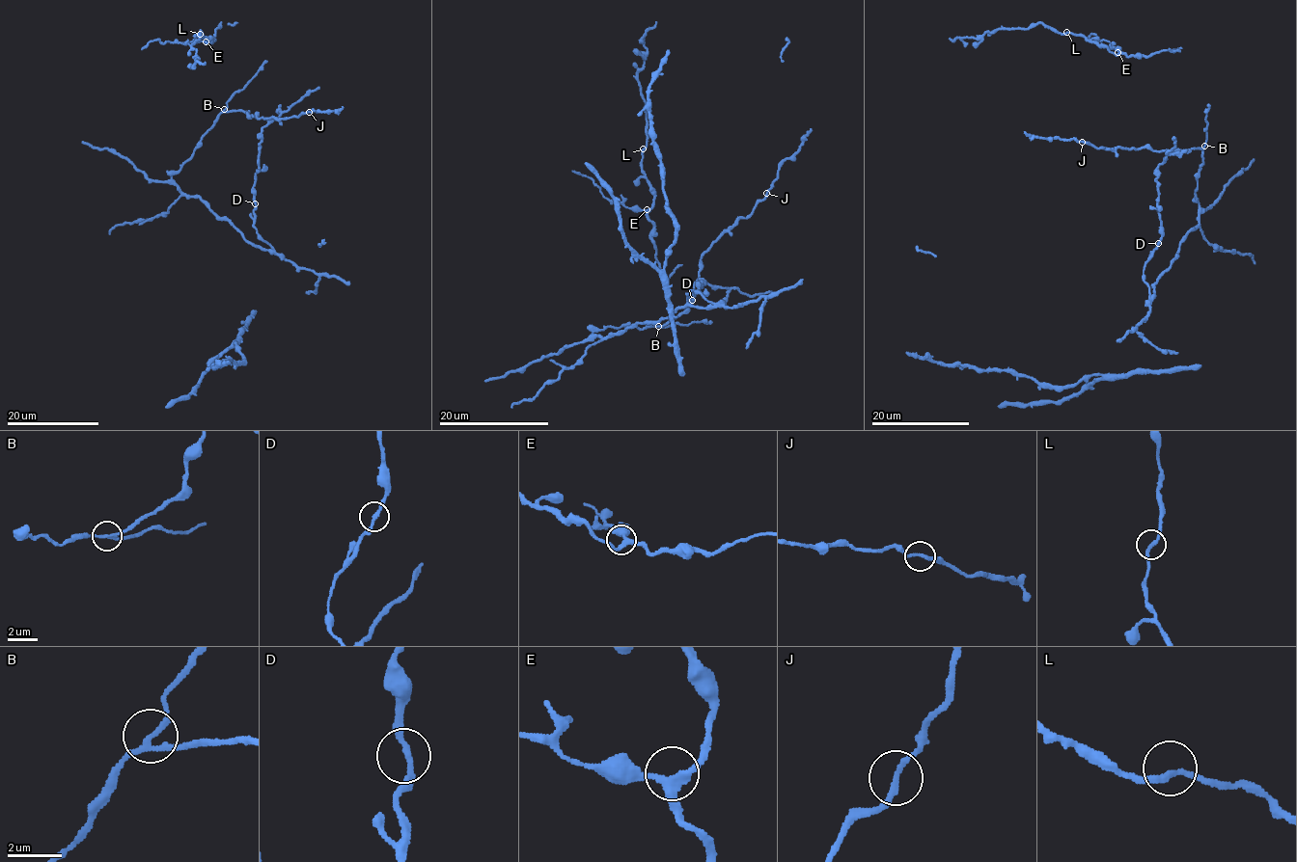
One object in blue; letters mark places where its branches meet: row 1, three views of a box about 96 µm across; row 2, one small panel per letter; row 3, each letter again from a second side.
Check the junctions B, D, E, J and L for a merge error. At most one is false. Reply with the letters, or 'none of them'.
B

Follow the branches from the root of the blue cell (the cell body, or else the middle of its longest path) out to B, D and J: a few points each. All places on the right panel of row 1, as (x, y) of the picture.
B: (1150, 301), (1156, 280), (1199, 222), (1195, 190), (1203, 146)
D: (1150, 301), (1144, 270), (1158, 243)
J: (1150, 301), (1156, 280), (1199, 222), (1195, 190), (1203, 148), (1106, 149), (1082, 142)

